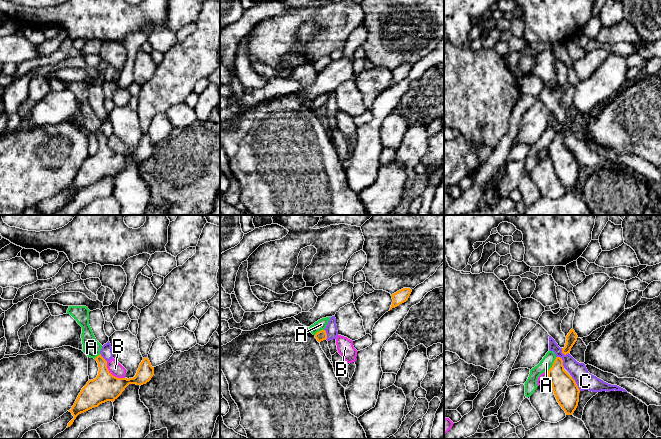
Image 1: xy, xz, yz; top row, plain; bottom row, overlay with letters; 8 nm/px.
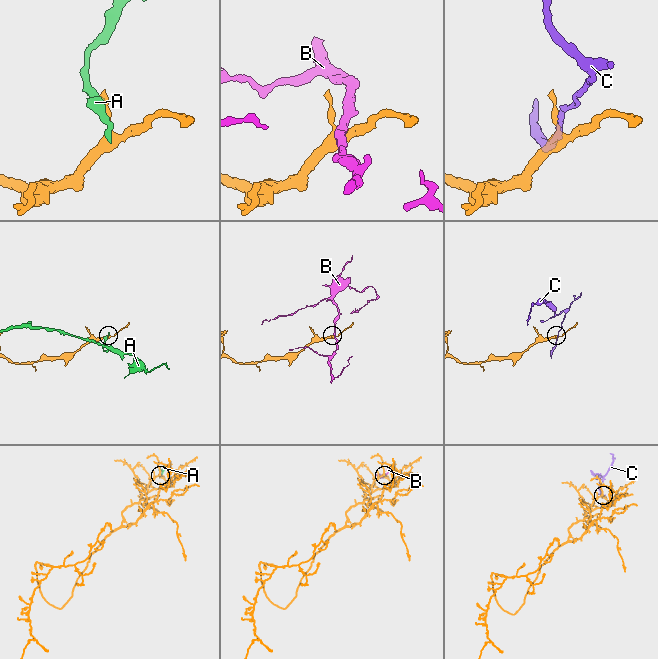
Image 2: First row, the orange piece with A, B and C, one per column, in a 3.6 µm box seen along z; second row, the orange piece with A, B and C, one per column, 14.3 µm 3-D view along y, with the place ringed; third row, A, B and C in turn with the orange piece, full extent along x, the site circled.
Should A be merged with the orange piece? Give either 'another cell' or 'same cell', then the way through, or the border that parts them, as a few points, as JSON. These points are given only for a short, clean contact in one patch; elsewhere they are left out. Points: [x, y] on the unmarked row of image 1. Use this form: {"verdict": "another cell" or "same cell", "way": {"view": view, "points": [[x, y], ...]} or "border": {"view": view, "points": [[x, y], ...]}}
{"verdict": "another cell"}

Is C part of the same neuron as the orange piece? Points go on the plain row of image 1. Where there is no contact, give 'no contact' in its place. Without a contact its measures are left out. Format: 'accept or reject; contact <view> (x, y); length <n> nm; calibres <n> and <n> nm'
reject; contact yz (562, 137); length 120 nm; calibres 200 and 140 nm

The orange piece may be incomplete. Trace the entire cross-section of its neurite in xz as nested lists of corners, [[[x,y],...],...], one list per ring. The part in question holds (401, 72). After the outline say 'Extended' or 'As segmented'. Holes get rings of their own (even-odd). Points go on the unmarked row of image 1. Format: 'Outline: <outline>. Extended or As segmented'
Outline: [[[403,64],[397,67],[396,69],[392,70],[391,72],[392,72],[393,78],[392,78],[390,86],[406,78],[411,68],[412,66],[410,64]]]. As segmented

